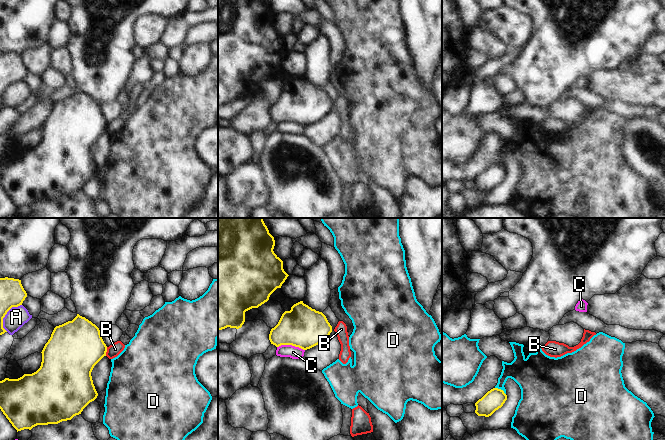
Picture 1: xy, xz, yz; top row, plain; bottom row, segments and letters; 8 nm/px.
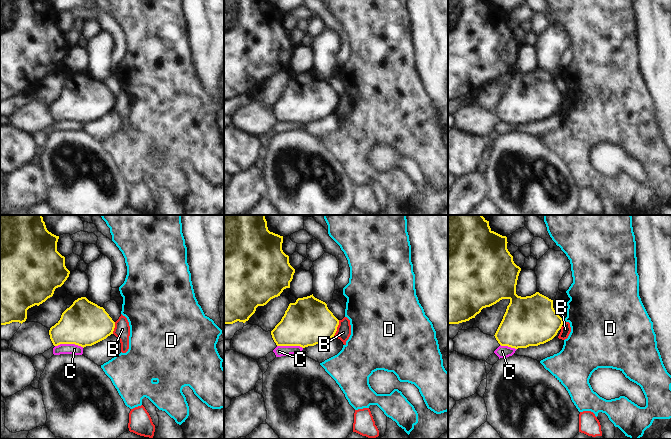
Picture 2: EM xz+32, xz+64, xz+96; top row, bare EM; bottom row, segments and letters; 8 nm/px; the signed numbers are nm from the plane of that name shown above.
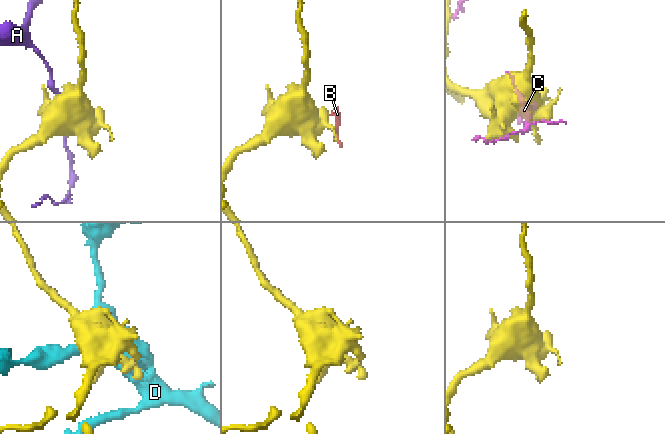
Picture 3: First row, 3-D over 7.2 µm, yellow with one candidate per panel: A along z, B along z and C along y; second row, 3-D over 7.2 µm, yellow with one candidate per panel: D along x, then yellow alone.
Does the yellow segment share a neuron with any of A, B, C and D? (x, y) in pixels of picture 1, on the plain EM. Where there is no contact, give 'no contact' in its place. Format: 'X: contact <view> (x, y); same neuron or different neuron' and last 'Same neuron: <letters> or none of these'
A: contact xy (5, 90); different neuron
B: contact xy (106, 127); different neuron
C: contact xz (291, 120); different neuron
D: contact yz (501, 166); different neuron
Same neuron: none of these

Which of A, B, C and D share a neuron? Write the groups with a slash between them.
A / B / C / D

